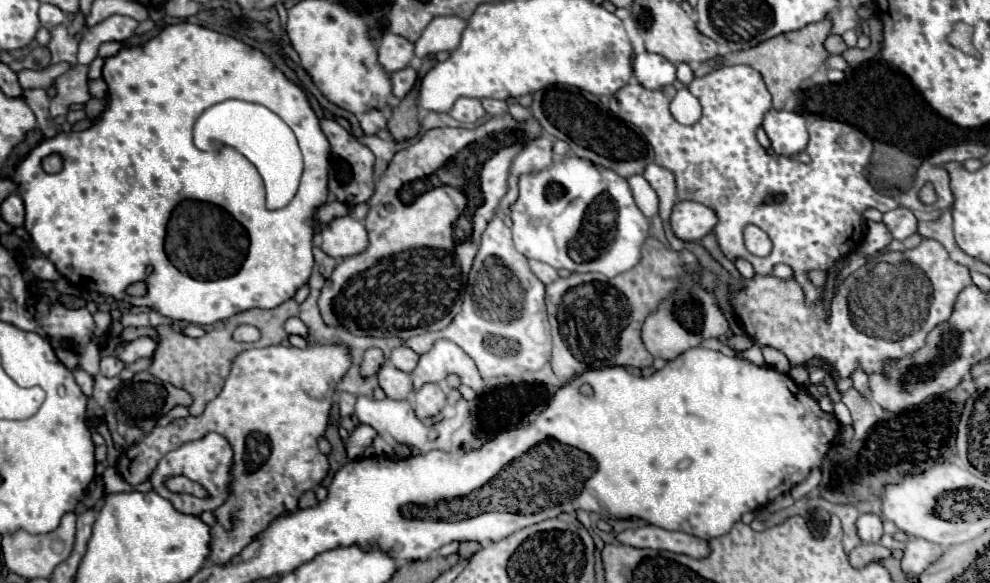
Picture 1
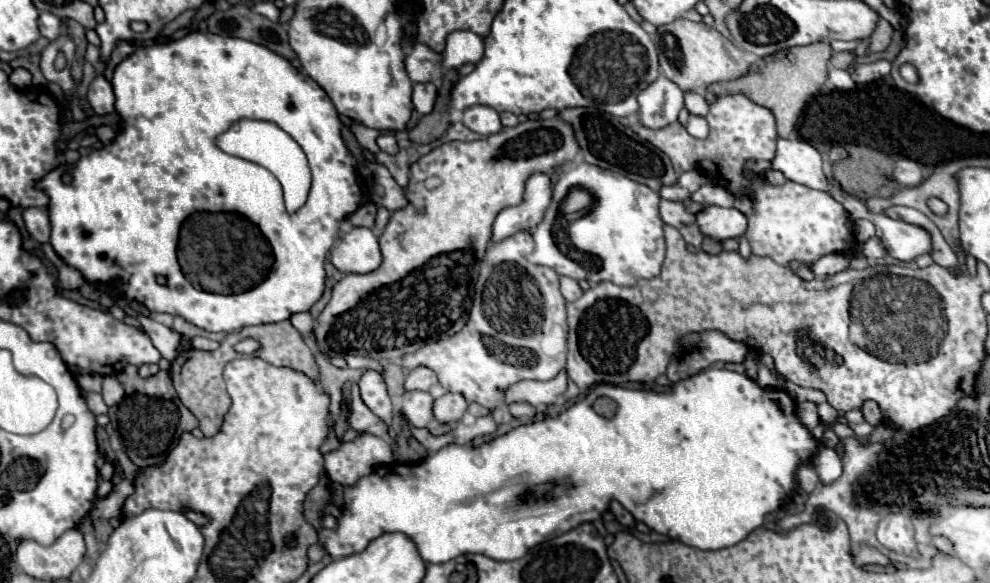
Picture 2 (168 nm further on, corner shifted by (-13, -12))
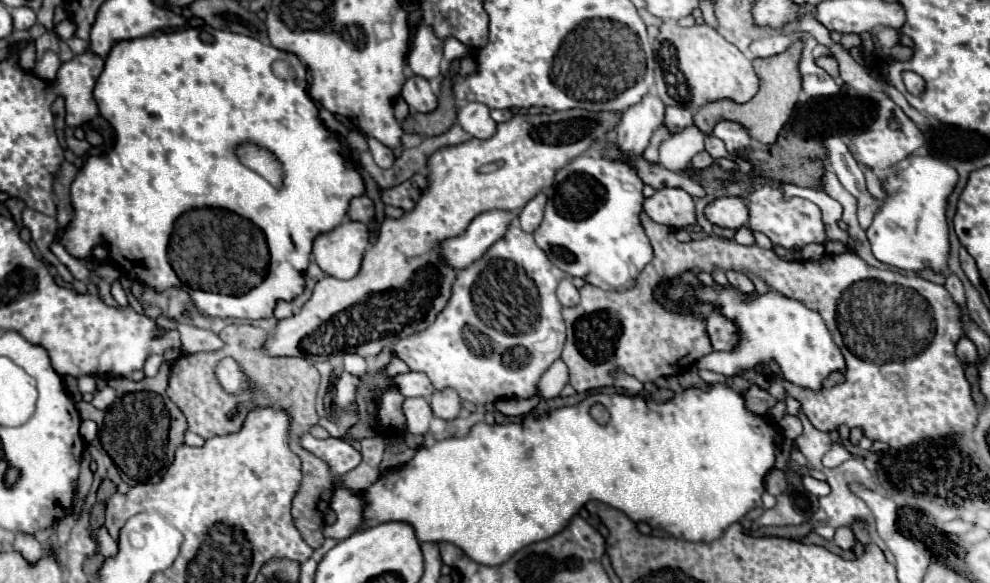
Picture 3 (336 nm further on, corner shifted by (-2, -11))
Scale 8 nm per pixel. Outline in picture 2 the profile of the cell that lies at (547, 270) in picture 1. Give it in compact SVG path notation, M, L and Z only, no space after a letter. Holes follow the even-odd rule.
M561 276L559 280L561 280L561 294L563 294L563 298L565 298L567 302L577 300L577 296L583 294L583 290L581 290L579 284L577 284L577 280L567 278L567 276Z

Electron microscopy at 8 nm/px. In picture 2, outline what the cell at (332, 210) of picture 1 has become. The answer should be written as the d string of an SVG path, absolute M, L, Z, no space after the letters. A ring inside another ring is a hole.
M363 204L359 206L351 216L349 216L349 222L353 226L365 226L365 228L371 228L373 222L375 222L375 212L377 212L377 206L375 204Z

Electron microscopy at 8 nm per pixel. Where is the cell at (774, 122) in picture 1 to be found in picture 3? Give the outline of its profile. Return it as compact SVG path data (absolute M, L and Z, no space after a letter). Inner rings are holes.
M912 155L906 167L894 167L882 179L882 189L888 197L876 211L872 225L866 229L874 257L904 271L930 269L934 273L944 273L950 253L946 207L956 183L958 171L932 155Z

